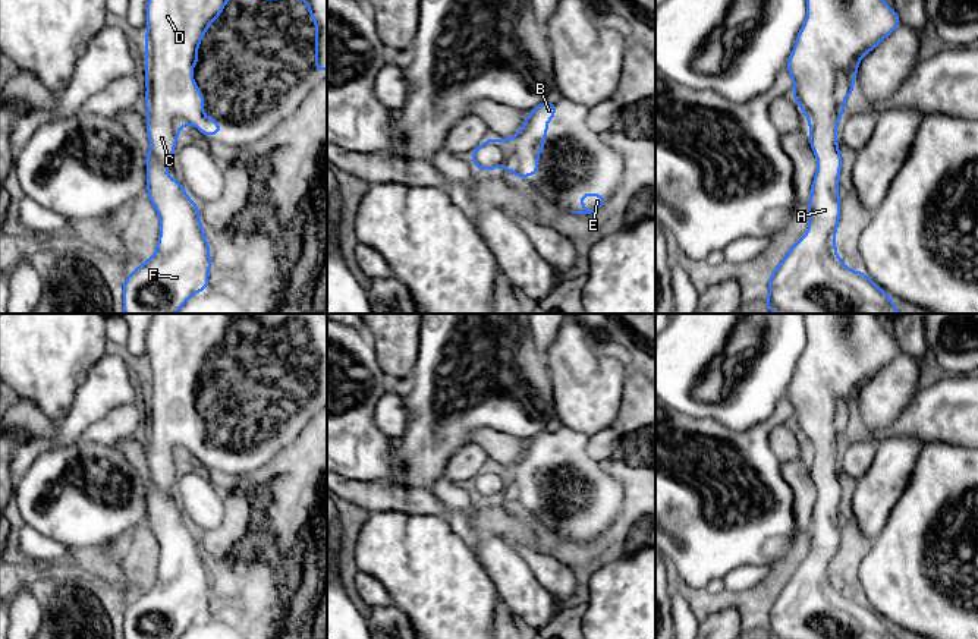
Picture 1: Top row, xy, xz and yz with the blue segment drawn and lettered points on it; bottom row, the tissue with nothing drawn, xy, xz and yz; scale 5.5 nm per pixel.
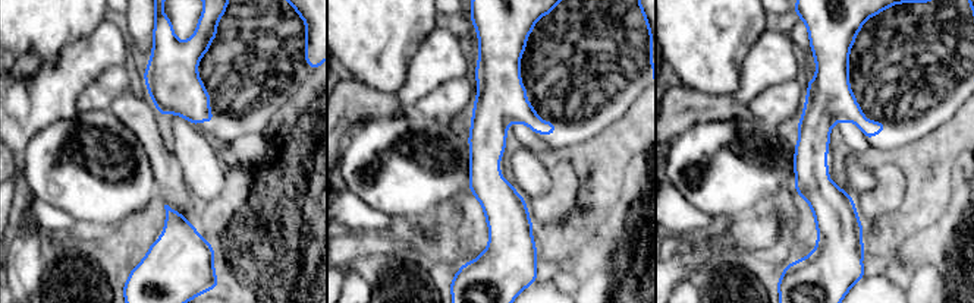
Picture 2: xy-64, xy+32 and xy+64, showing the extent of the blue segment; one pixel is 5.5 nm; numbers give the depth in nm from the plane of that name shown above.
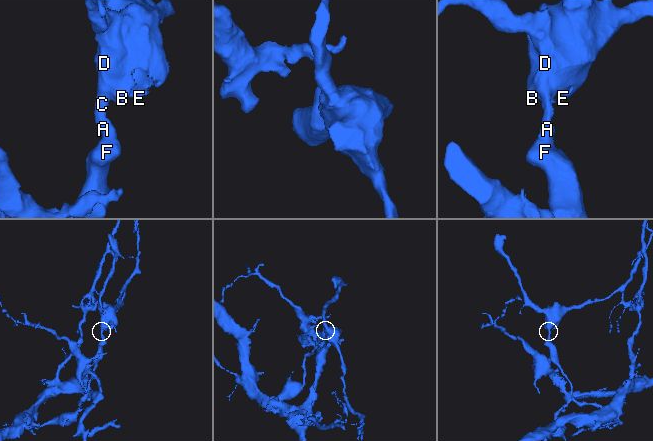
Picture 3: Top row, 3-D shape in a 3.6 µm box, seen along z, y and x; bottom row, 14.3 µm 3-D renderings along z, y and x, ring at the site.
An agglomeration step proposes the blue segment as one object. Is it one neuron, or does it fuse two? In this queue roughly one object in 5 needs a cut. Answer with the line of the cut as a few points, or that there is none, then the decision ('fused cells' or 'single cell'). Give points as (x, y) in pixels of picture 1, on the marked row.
no cut | single cell

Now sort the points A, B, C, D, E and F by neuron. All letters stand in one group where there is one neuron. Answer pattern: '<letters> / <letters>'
A B C D E F

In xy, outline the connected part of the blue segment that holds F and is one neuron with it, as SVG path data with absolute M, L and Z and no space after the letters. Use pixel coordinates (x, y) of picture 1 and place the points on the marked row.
M148 0L145 35L145 107L151 151L145 152L148 199L160 220L160 240L154 255L132 270L123 284L125 314L176 314L195 293L208 289L210 245L204 239L198 205L179 180L167 173L167 160L182 126L196 125L202 135L218 135L221 126L204 116L204 95L192 79L198 44L229 0Z

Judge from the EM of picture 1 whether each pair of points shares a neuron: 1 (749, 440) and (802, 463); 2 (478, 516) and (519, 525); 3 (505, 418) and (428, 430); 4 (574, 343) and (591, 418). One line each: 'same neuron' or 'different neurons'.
1: different neurons
2: same neuron
3: same neuron
4: same neuron

